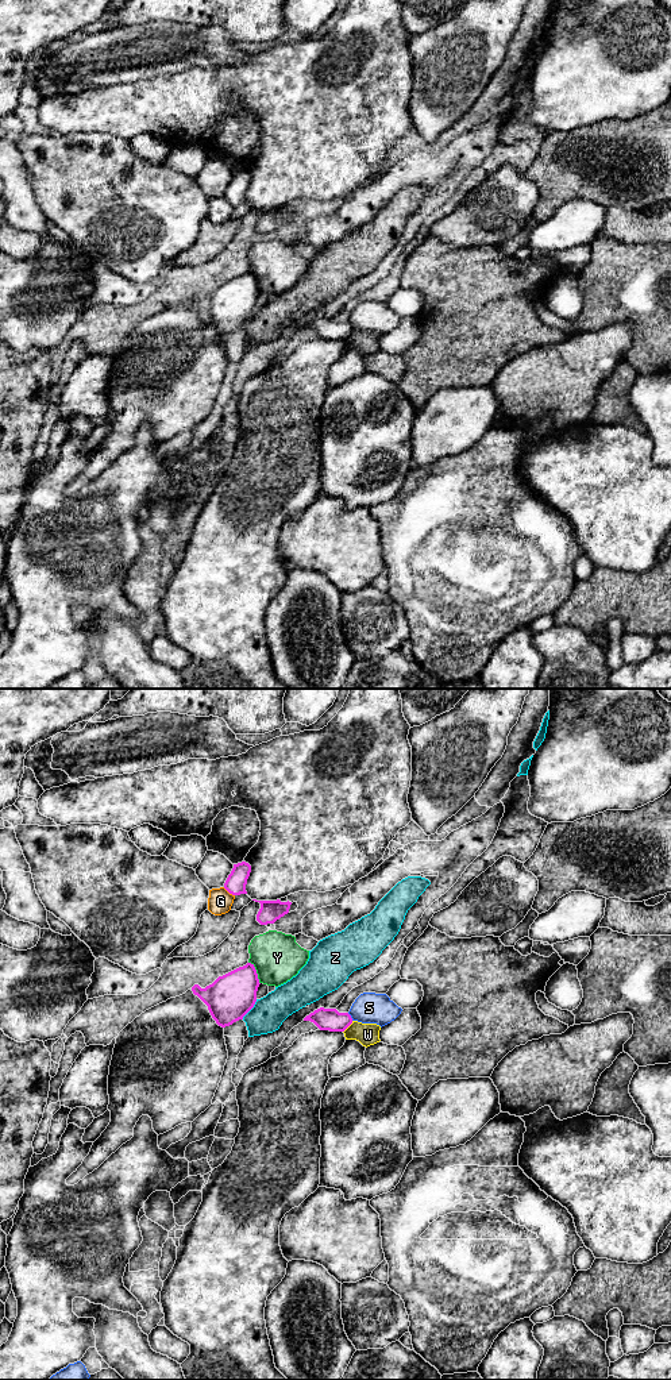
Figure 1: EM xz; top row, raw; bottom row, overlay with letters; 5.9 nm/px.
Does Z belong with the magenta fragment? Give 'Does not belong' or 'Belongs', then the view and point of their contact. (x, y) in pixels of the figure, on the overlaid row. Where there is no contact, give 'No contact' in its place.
Does not belong. Touches magenta at xz (251, 1007)

